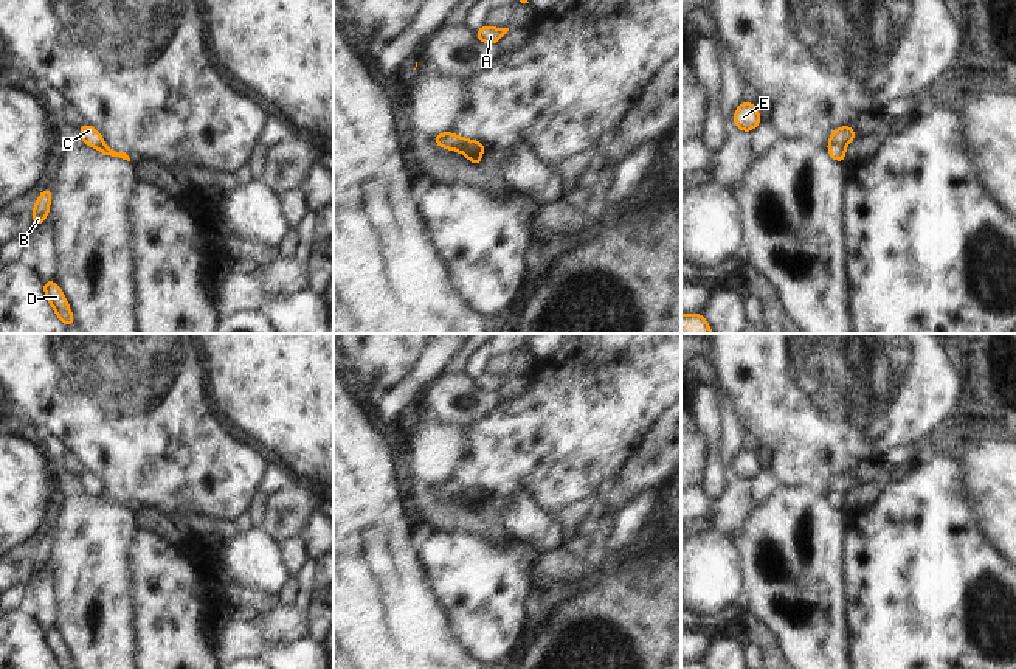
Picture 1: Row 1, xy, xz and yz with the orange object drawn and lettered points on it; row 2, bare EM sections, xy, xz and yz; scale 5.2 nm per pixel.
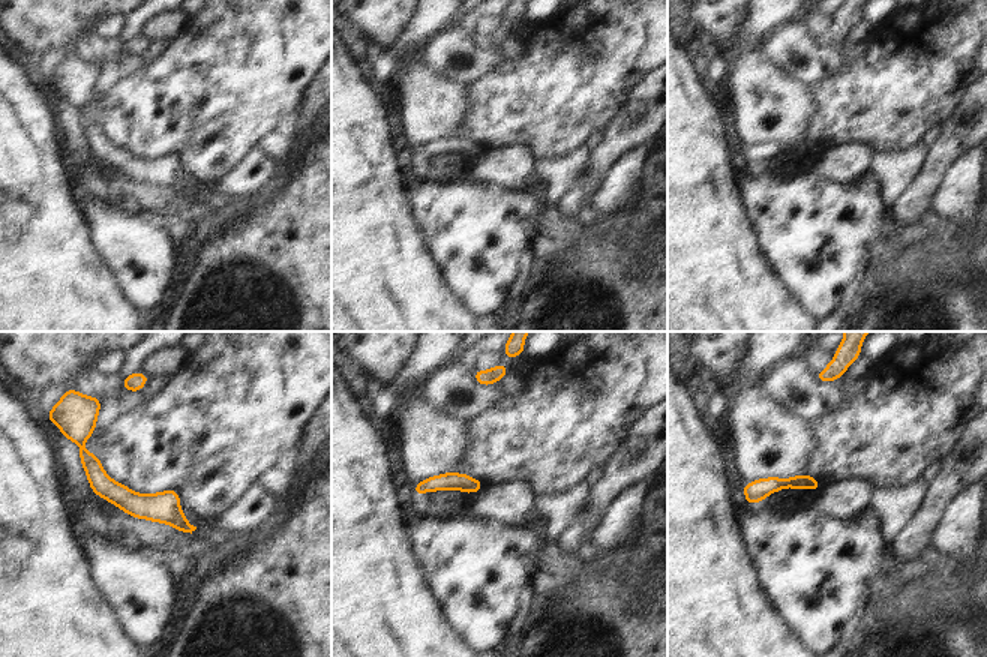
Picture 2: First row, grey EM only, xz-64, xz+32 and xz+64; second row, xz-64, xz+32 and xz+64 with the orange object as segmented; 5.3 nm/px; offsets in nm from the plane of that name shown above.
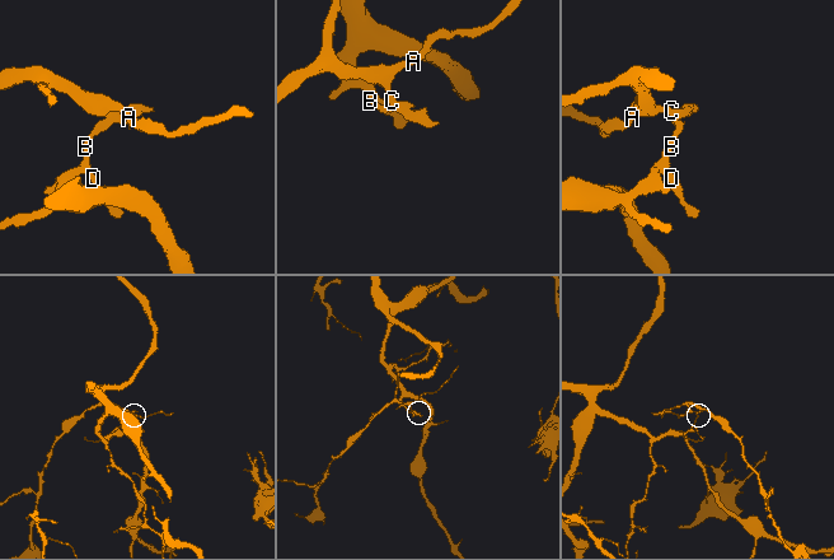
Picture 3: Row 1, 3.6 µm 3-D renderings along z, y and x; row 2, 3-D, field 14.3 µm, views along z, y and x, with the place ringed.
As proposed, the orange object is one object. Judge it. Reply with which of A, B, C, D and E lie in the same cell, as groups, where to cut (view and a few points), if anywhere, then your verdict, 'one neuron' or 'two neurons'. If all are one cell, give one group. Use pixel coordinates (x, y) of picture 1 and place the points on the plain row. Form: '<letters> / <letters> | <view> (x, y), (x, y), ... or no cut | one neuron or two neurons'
A C E / B D | xz (449, 495), (466, 494), (480, 502) | two neurons

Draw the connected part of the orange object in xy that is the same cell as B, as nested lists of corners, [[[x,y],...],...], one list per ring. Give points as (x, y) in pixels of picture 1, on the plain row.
[[[45,536],[37,548],[36,548],[36,553],[33,556],[33,574],[37,576],[43,568],[48,567],[48,559],[50,559],[50,551],[51,551],[51,545],[53,545],[53,539],[51,536]]]

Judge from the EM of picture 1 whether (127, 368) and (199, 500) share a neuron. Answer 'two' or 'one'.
one

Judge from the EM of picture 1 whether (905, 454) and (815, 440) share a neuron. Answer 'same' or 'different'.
different

